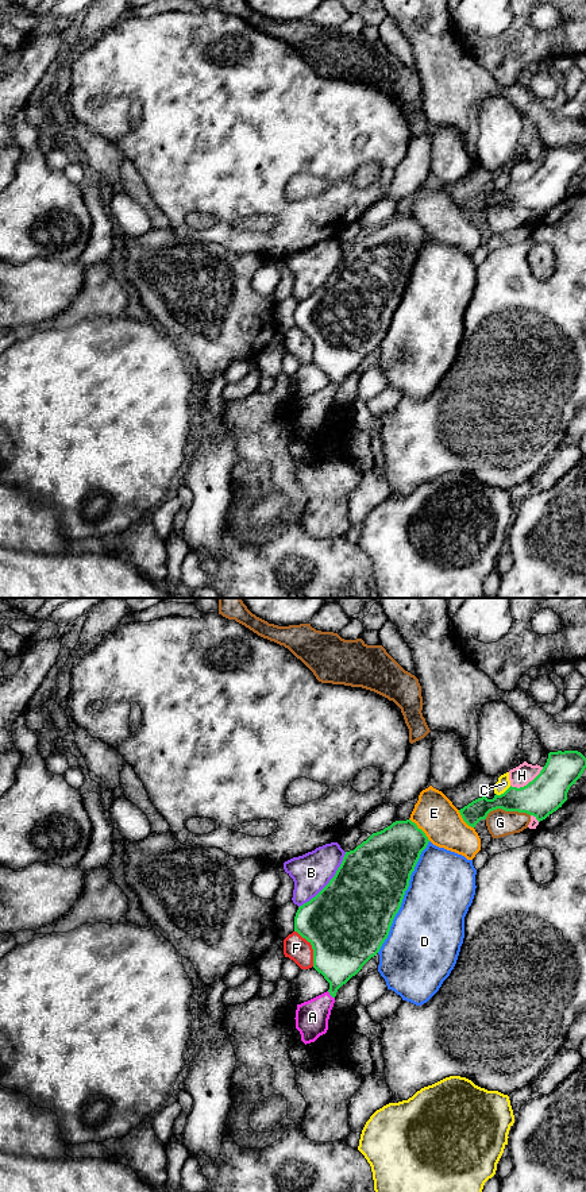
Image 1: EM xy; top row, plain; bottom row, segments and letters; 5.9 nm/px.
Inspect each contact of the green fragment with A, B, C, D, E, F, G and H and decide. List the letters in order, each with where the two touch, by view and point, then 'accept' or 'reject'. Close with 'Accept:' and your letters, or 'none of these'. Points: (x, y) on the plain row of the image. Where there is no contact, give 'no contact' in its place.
A: xy (331, 390) | accept
B: xy (330, 277) | reject
C: xy (504, 188) | reject
D: xy (403, 292) | reject
E: xy (420, 224) | reject
F: xy (312, 343) | reject
G: xy (507, 205) | reject
H: xy (528, 178) | reject
Accept: A

